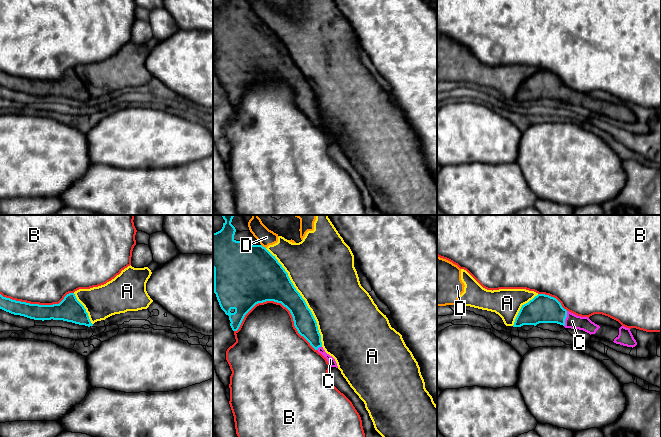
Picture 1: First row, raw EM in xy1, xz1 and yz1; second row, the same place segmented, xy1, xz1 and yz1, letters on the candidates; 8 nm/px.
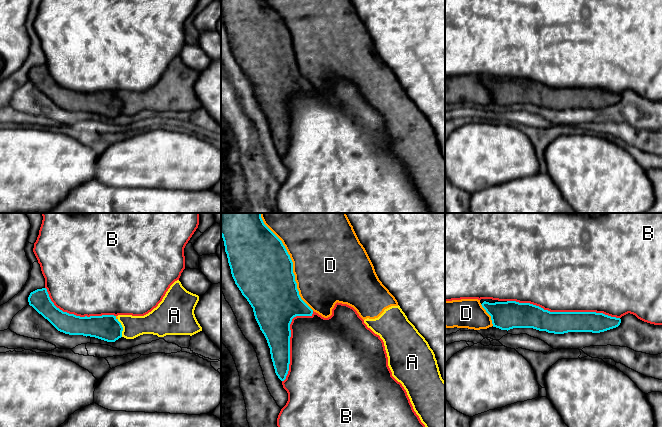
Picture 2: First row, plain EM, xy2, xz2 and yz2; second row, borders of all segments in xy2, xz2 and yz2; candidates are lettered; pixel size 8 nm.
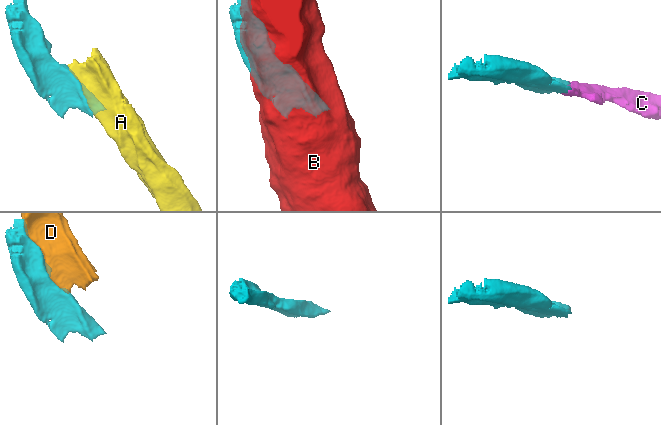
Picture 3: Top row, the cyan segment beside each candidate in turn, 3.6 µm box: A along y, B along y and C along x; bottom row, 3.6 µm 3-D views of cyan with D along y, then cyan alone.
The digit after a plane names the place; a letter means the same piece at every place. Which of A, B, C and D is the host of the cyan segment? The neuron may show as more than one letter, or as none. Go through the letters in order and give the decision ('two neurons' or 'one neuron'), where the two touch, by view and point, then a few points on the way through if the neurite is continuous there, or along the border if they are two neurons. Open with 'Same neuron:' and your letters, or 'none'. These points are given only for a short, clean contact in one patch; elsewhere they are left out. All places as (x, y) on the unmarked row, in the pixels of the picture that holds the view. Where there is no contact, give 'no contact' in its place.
Same neuron: C
A: two neurons; contact xz1 (301, 73)
B: two neurons; contact yz2 (563, 88)
C: one neuron; contact yz1 (565, 94)
D: two neurons; contact xz2 (292, 43)

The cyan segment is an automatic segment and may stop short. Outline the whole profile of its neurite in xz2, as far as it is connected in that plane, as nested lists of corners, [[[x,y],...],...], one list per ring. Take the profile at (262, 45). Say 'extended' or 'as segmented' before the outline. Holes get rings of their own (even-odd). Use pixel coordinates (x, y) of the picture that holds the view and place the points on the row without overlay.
as segmented; [[[221,0],[221,12],[235,60],[253,84],[270,124],[275,149],[284,157],[290,140],[292,95],[313,90],[299,71],[290,31],[282,17],[265,0]]]

